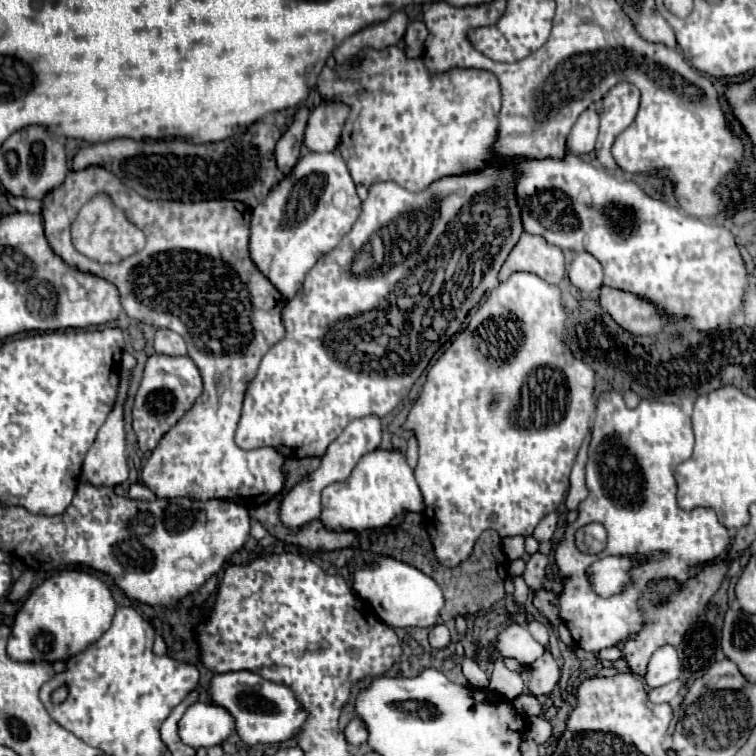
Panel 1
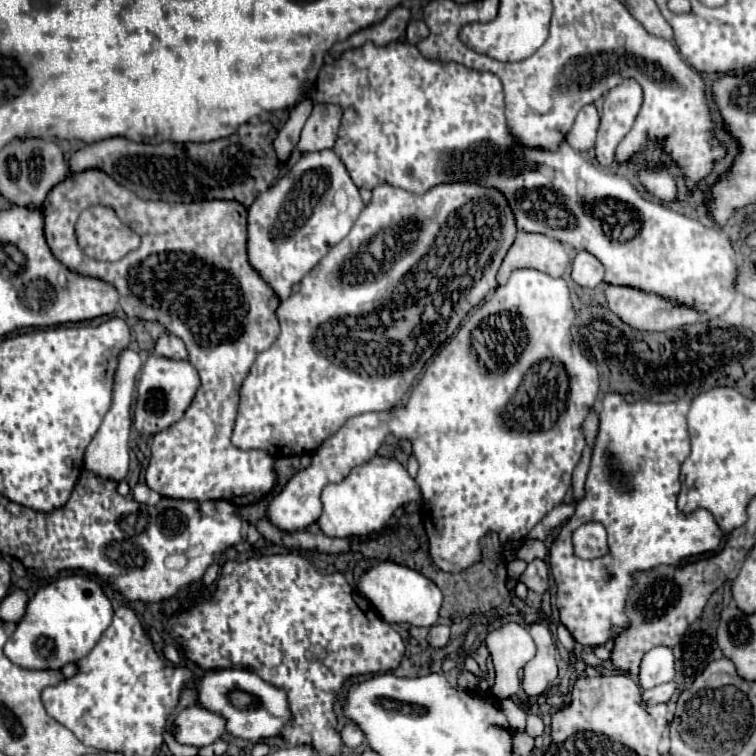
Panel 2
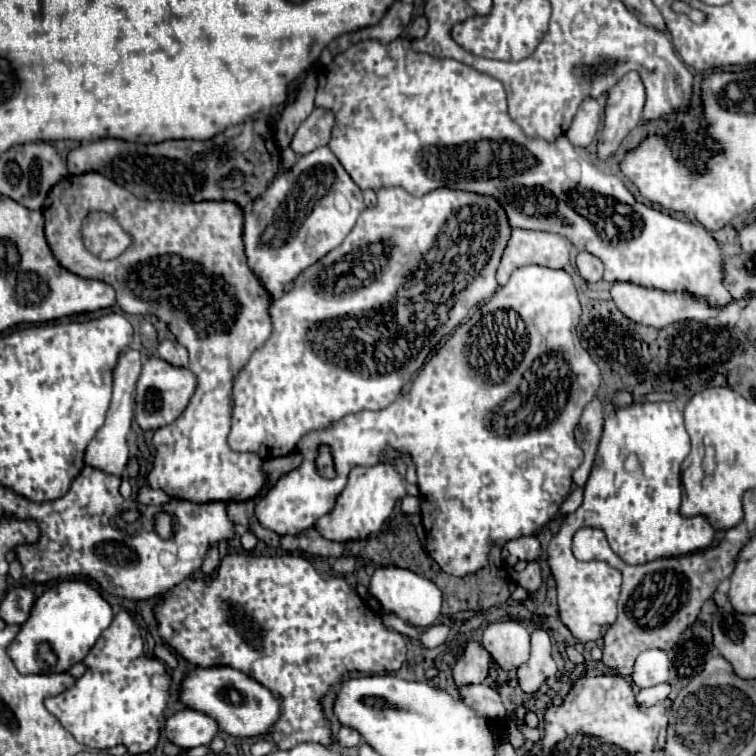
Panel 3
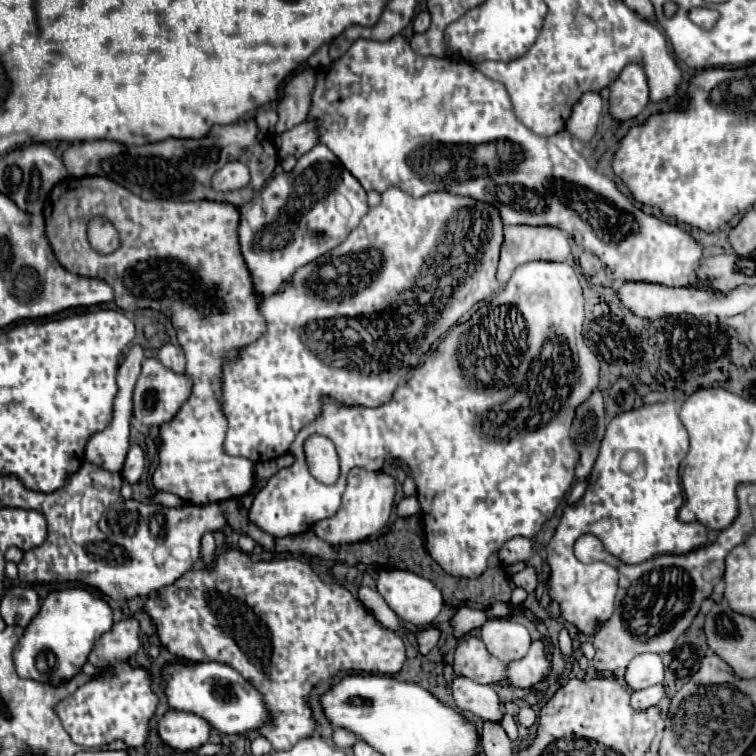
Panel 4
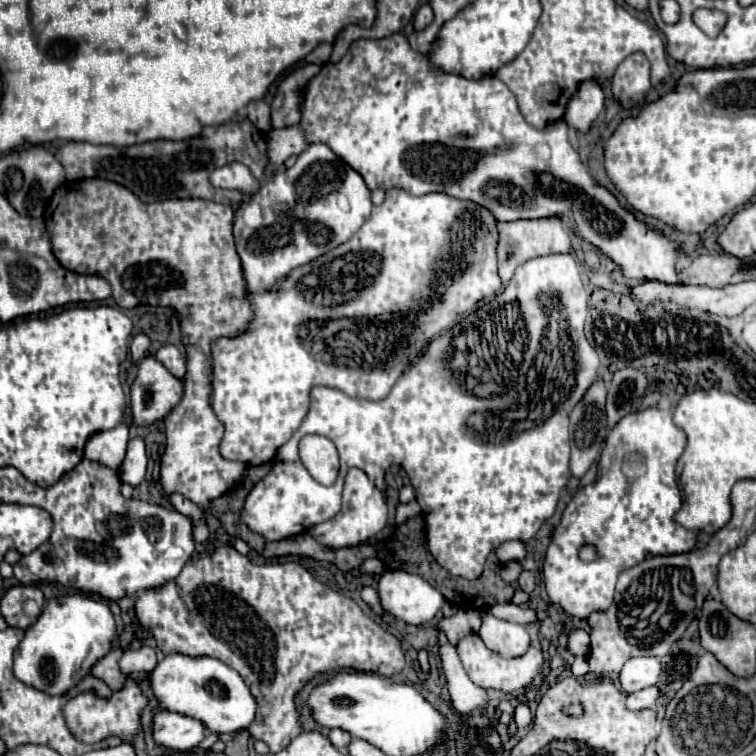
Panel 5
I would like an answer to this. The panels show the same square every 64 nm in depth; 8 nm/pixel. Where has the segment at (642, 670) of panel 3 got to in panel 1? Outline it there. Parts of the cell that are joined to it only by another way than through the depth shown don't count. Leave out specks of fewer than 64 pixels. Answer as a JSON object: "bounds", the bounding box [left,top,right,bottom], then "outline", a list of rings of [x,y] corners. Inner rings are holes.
{"bounds":[644,646,680,688],"outline":[[[662,646],[650,656],[644,682],[648,688],[656,688],[676,680],[678,676],[680,676],[680,660],[678,660],[676,648]]]}

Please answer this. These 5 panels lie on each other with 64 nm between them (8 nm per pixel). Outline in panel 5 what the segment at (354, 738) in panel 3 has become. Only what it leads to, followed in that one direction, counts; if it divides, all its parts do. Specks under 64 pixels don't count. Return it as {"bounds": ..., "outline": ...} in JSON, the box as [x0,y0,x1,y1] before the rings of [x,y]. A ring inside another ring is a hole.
{"bounds":[328,728,352,748],"outline":[[[338,728],[330,730],[328,738],[330,738],[330,742],[332,742],[336,748],[346,748],[346,746],[350,744],[350,740],[352,740],[352,736],[350,736],[348,732],[344,732],[344,730],[338,730]]]}

